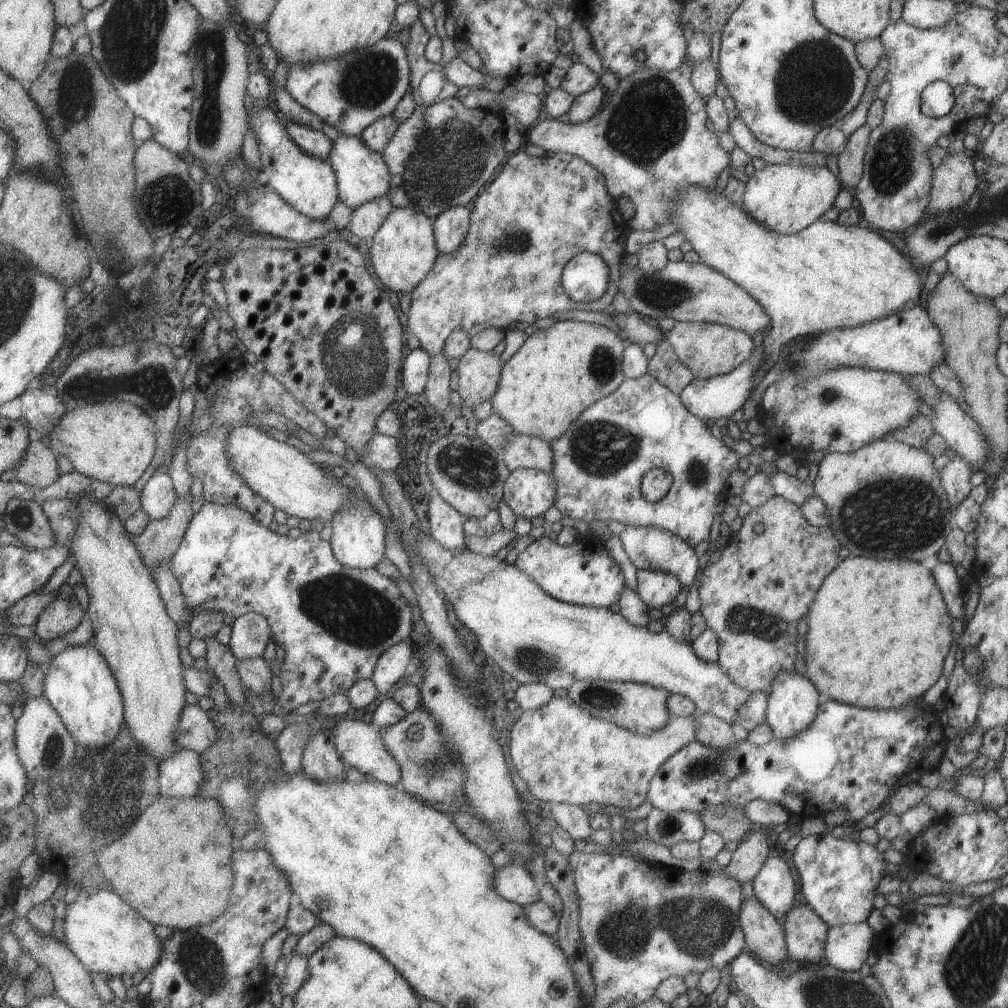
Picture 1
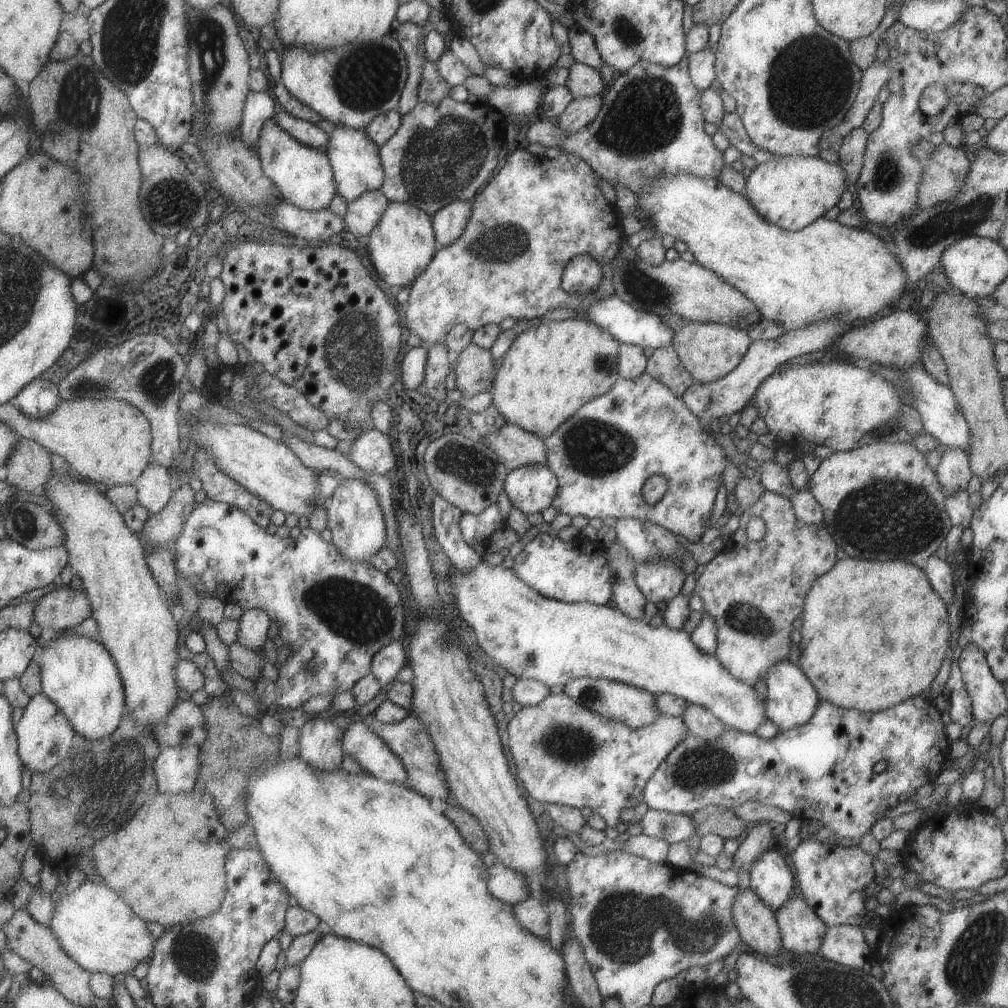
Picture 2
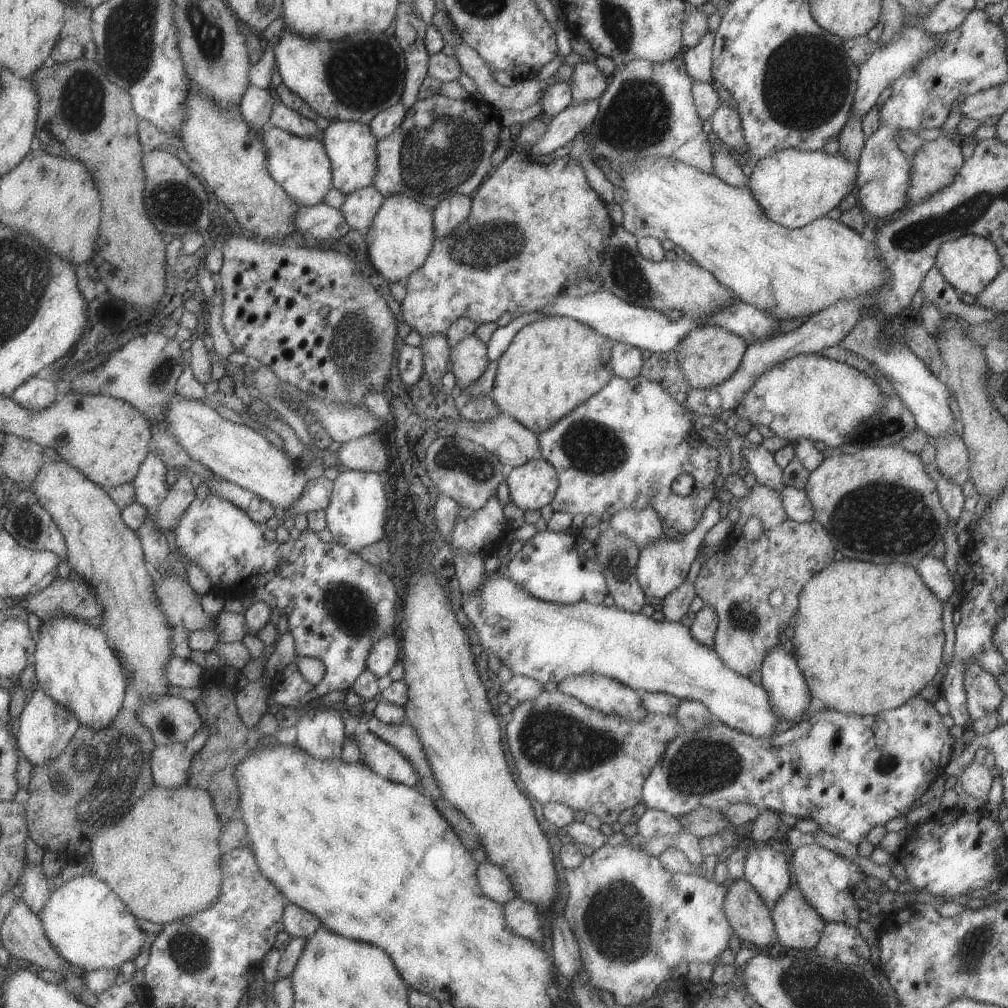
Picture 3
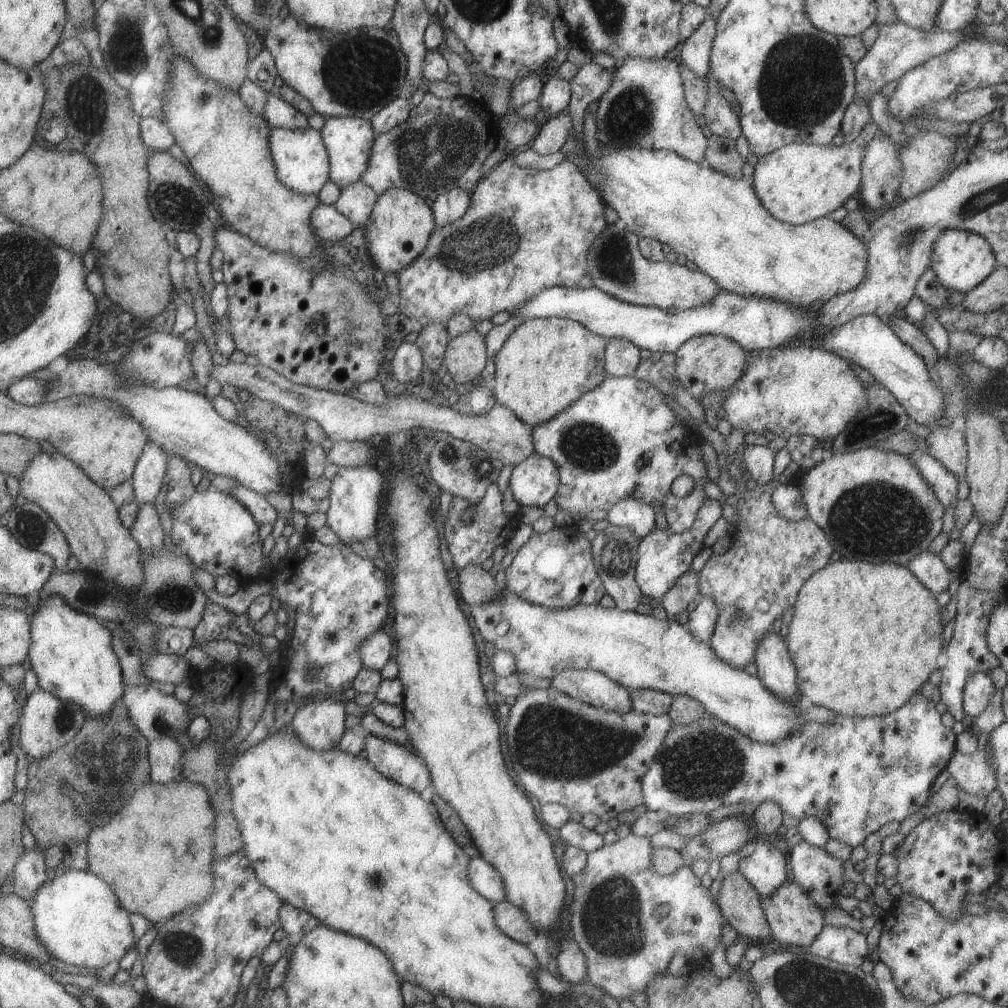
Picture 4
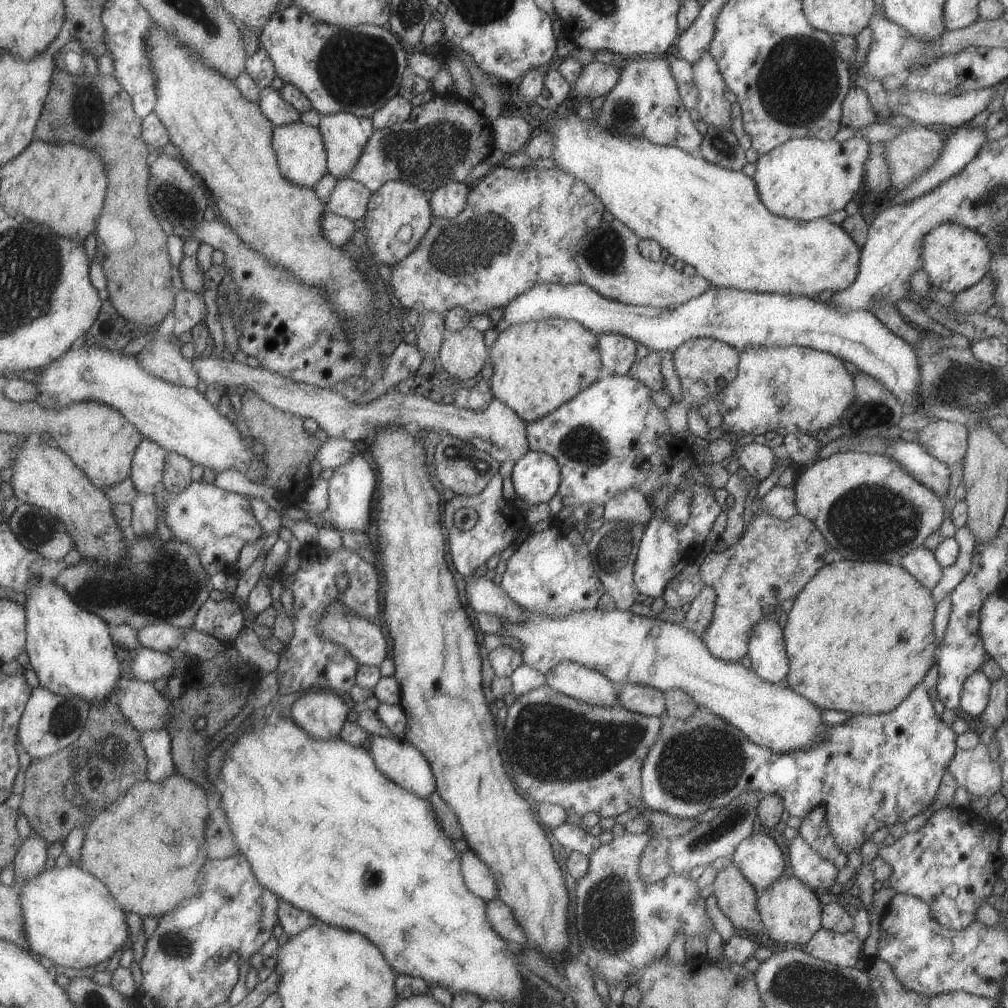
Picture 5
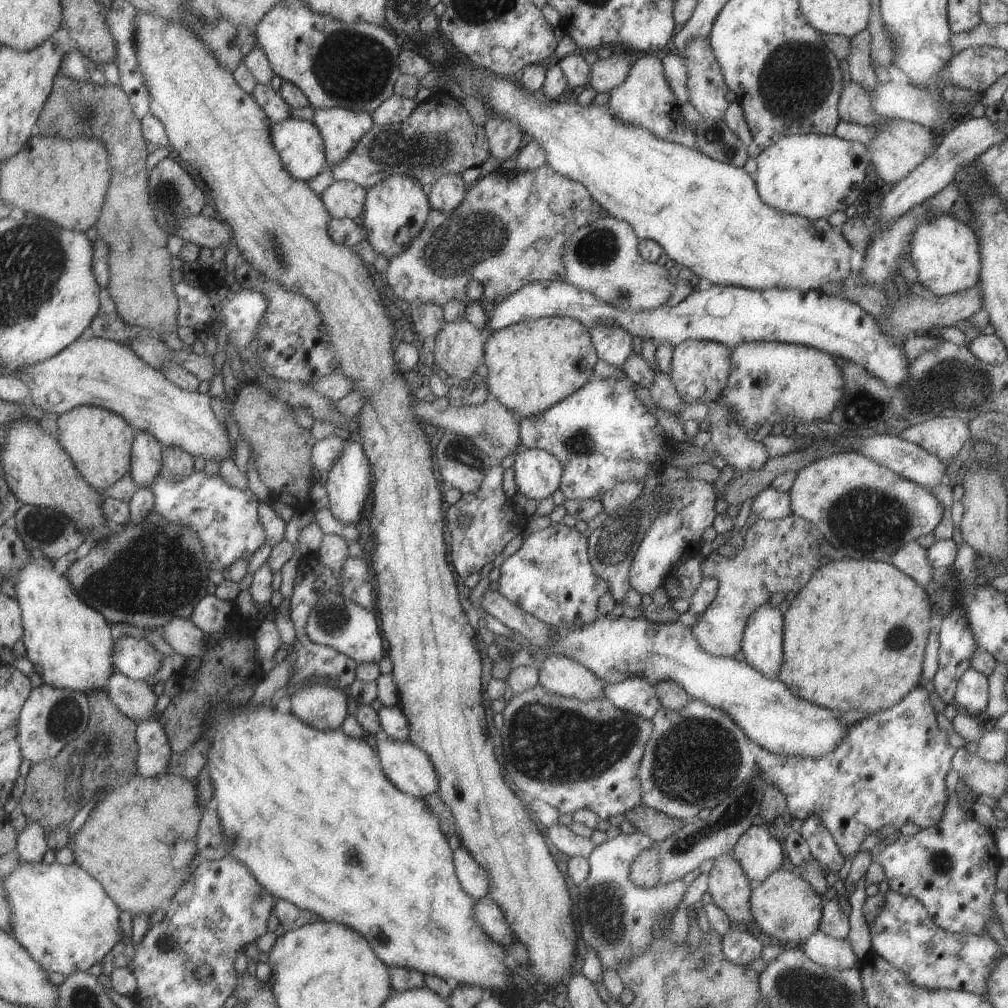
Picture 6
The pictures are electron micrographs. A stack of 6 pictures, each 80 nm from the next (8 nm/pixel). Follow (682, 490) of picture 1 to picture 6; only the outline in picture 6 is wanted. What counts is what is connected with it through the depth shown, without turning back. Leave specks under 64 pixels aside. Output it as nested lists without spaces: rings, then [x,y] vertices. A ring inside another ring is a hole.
[[[627,377],[595,378],[594,381],[586,382],[579,390],[572,392],[569,396],[560,400],[557,404],[550,406],[547,410],[538,412],[537,415],[521,418],[518,422],[520,444],[522,448],[541,449],[555,456],[562,468],[558,489],[565,499],[597,500],[601,495],[613,489],[617,483],[633,482],[642,484],[645,476],[647,476],[648,470],[654,470],[658,475],[661,473],[662,466],[672,466],[665,462],[664,457],[668,454],[676,454],[678,451],[673,448],[673,440],[663,433],[663,429],[661,429],[661,426],[653,417],[653,414],[649,413],[648,409],[635,396],[635,384]]]

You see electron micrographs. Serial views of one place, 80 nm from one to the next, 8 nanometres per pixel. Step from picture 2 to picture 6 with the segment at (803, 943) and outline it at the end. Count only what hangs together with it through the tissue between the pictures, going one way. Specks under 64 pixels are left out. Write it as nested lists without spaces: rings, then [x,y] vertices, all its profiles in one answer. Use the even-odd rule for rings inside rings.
[[[776,870],[760,883],[750,882],[750,888],[749,904],[753,920],[769,937],[773,936],[790,946],[803,943],[818,930],[823,900],[794,870]]]

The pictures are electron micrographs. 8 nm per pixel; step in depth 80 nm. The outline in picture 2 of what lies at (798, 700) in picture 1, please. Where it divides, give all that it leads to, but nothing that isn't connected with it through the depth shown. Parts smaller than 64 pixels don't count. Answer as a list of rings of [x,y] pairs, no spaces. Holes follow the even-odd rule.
[[[789,660],[775,663],[766,674],[764,683],[766,684],[764,713],[766,718],[775,724],[779,733],[801,726],[813,716],[819,702],[818,694],[798,666],[794,666]]]

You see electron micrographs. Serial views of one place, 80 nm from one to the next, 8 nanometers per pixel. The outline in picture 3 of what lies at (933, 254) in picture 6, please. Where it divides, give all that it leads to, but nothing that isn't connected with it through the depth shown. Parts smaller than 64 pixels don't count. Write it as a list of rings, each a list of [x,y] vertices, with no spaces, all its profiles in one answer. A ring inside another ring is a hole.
[[[972,234],[940,244],[934,264],[956,291],[973,296],[978,295],[1004,268],[995,245],[990,240]]]

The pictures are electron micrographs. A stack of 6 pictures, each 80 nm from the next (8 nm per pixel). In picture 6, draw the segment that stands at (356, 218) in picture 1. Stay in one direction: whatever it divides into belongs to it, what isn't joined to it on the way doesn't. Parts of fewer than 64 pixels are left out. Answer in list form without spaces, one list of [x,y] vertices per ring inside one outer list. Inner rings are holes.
[[[333,181],[319,196],[333,218],[357,218],[364,209],[366,189],[351,181]]]

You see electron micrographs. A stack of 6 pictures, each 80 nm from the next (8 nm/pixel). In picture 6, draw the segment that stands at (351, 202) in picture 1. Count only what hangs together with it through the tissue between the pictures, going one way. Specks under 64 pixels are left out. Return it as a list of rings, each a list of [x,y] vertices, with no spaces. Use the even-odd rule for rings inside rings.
[[[330,108],[327,110],[314,109],[312,123],[317,127],[324,146],[326,168],[333,167],[355,148],[356,142],[371,128],[371,115],[363,111],[351,109]]]

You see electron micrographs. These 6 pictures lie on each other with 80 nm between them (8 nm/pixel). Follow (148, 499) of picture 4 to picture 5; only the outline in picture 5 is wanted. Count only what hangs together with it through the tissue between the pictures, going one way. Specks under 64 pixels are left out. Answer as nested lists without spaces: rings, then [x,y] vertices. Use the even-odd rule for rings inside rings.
[[[142,438],[130,464],[129,477],[139,495],[153,495],[157,482],[162,481],[165,455],[168,452],[155,442]]]

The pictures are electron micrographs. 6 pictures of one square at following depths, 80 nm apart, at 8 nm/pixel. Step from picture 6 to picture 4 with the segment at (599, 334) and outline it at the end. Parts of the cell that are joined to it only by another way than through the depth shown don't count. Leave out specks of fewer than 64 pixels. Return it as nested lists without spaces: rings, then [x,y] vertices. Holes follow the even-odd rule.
[[[608,339],[604,348],[607,376],[633,377],[639,364],[639,349],[625,339]]]

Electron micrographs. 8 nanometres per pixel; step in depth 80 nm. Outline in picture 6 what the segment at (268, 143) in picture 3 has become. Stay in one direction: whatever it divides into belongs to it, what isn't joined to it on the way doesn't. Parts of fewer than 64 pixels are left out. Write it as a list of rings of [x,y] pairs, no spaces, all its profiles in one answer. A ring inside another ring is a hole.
[[[289,117],[272,123],[270,133],[285,172],[293,178],[307,183],[326,168],[322,138],[312,122]]]

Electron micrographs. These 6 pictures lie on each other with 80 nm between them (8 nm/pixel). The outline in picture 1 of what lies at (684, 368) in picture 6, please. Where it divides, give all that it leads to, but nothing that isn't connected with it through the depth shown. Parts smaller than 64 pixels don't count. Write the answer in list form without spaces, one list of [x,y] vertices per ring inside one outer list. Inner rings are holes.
[[[675,321],[663,338],[673,347],[679,362],[686,366],[695,379],[706,379],[731,372],[739,363],[749,358],[754,349],[751,337],[725,325],[706,322]]]

